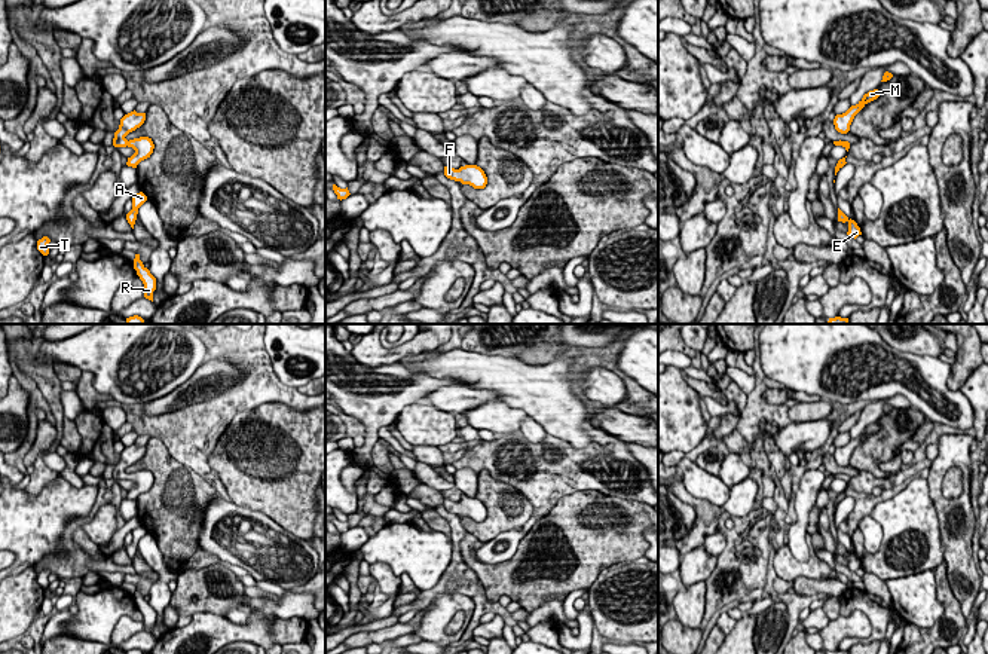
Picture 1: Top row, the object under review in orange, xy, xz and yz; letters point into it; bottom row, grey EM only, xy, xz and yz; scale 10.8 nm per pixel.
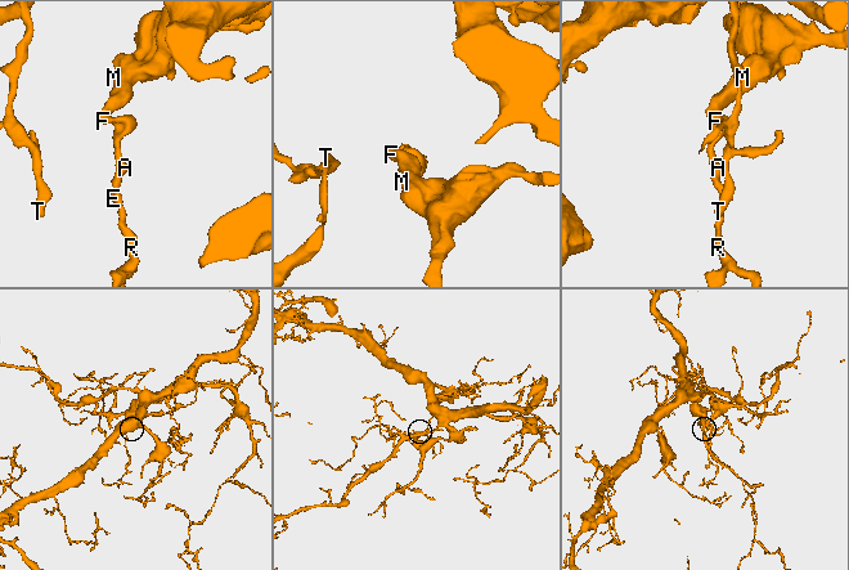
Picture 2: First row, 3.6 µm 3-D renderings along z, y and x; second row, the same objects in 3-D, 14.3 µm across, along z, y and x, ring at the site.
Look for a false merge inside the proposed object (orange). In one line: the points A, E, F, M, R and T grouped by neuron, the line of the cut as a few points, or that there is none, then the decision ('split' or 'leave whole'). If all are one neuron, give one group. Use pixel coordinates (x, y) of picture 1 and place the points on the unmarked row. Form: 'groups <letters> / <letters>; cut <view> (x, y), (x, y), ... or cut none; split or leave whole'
groups A E F M R T; cut none; leave whole

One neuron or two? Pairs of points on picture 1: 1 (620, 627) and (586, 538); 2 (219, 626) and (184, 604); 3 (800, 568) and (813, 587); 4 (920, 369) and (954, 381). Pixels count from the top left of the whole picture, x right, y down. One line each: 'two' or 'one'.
1: two
2: two
3: two
4: two

